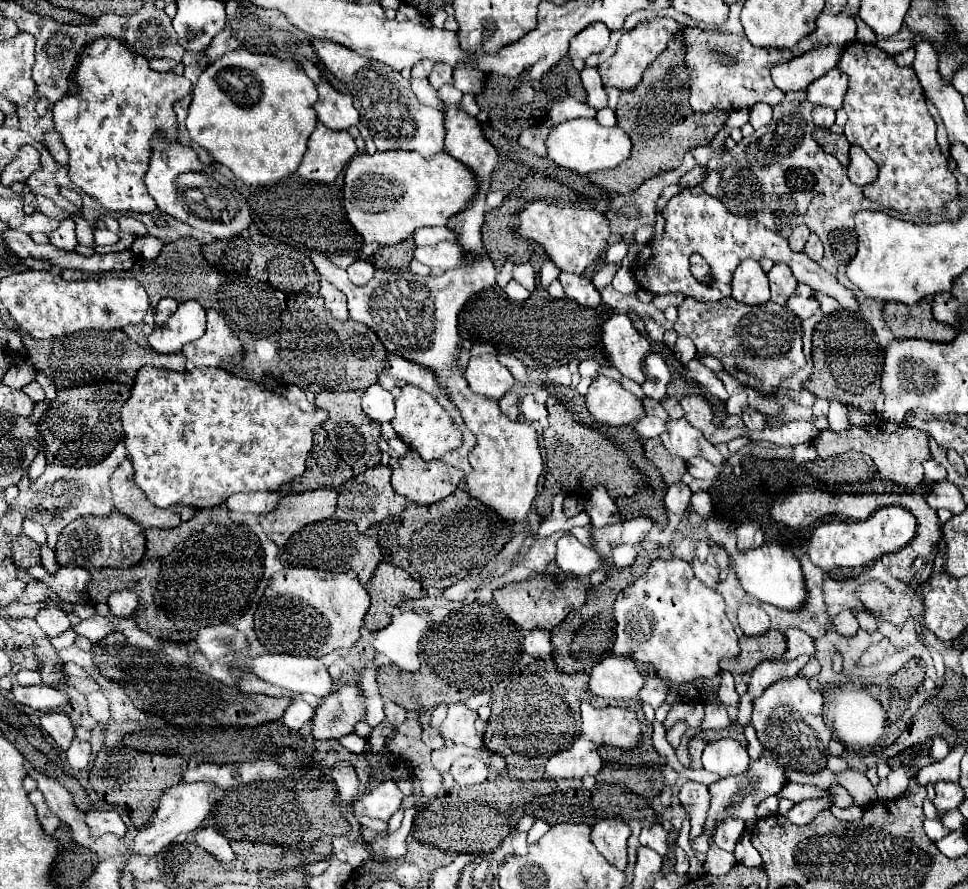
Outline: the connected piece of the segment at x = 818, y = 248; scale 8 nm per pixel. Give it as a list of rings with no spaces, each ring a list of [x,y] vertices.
[[[815,233],[809,235],[803,253],[805,253],[809,259],[813,259],[813,261],[821,261],[821,257],[823,257],[823,245],[821,245],[819,237],[815,237]]]

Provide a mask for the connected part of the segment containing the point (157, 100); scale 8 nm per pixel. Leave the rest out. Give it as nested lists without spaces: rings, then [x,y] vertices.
[[[115,37],[97,39],[89,43],[87,49],[83,49],[73,73],[73,81],[77,89],[71,95],[61,97],[53,107],[55,129],[61,133],[63,143],[69,151],[71,181],[85,193],[95,197],[105,209],[153,213],[157,205],[147,193],[143,181],[151,159],[151,139],[155,139],[155,135],[163,135],[167,141],[171,141],[173,135],[175,139],[179,139],[177,115],[173,111],[173,105],[191,91],[191,81],[187,77],[175,75],[173,71],[153,71],[143,55],[133,53],[123,41],[117,41]]]

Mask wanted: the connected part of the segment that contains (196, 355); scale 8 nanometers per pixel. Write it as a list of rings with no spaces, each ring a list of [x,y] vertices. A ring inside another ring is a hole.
[[[213,309],[207,311],[207,331],[201,339],[187,343],[183,347],[183,353],[187,361],[191,361],[195,367],[215,367],[221,369],[223,361],[229,361],[233,367],[243,369],[243,343],[239,337],[227,327],[223,317],[215,313]]]

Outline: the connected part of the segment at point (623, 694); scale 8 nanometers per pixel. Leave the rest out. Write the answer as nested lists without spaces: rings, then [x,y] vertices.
[[[605,657],[591,671],[591,693],[607,699],[637,699],[643,675],[631,659]]]

